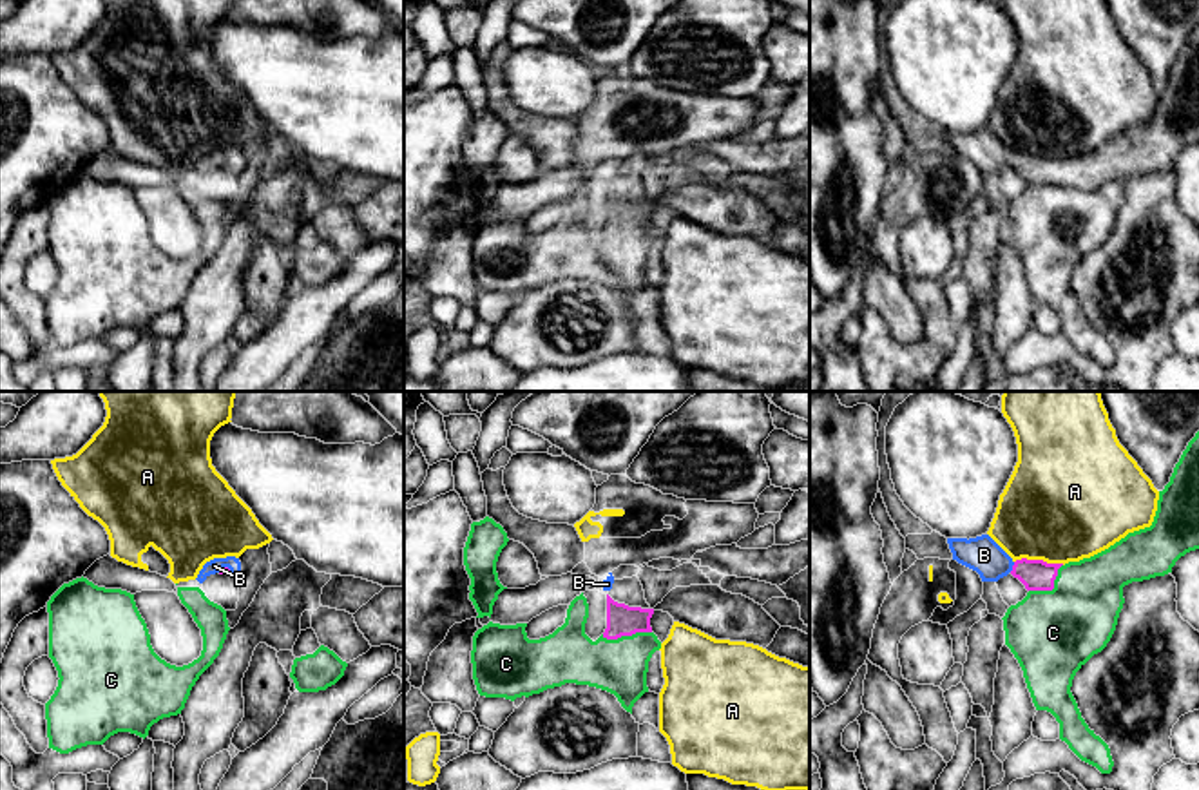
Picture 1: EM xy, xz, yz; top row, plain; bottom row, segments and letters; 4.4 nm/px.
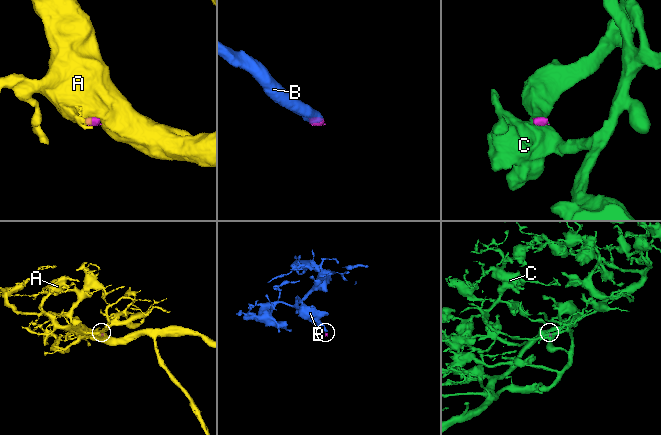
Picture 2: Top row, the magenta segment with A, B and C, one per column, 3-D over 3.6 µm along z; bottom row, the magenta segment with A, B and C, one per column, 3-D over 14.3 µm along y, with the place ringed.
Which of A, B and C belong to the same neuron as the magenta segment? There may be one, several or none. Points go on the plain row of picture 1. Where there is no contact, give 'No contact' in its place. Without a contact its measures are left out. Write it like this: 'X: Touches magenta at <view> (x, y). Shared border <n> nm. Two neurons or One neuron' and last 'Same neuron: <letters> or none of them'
A: Touches magenta at yz (1040, 154). Shared border 220 nm. Two neurons
B: Touches magenta at yz (1013, 162). Shared border 50 nm. One neuron
C: Touches magenta at xz (625, 229). Shared border 220 nm. One neuron
Same neuron: B, C

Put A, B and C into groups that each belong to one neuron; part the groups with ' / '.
A / B C

